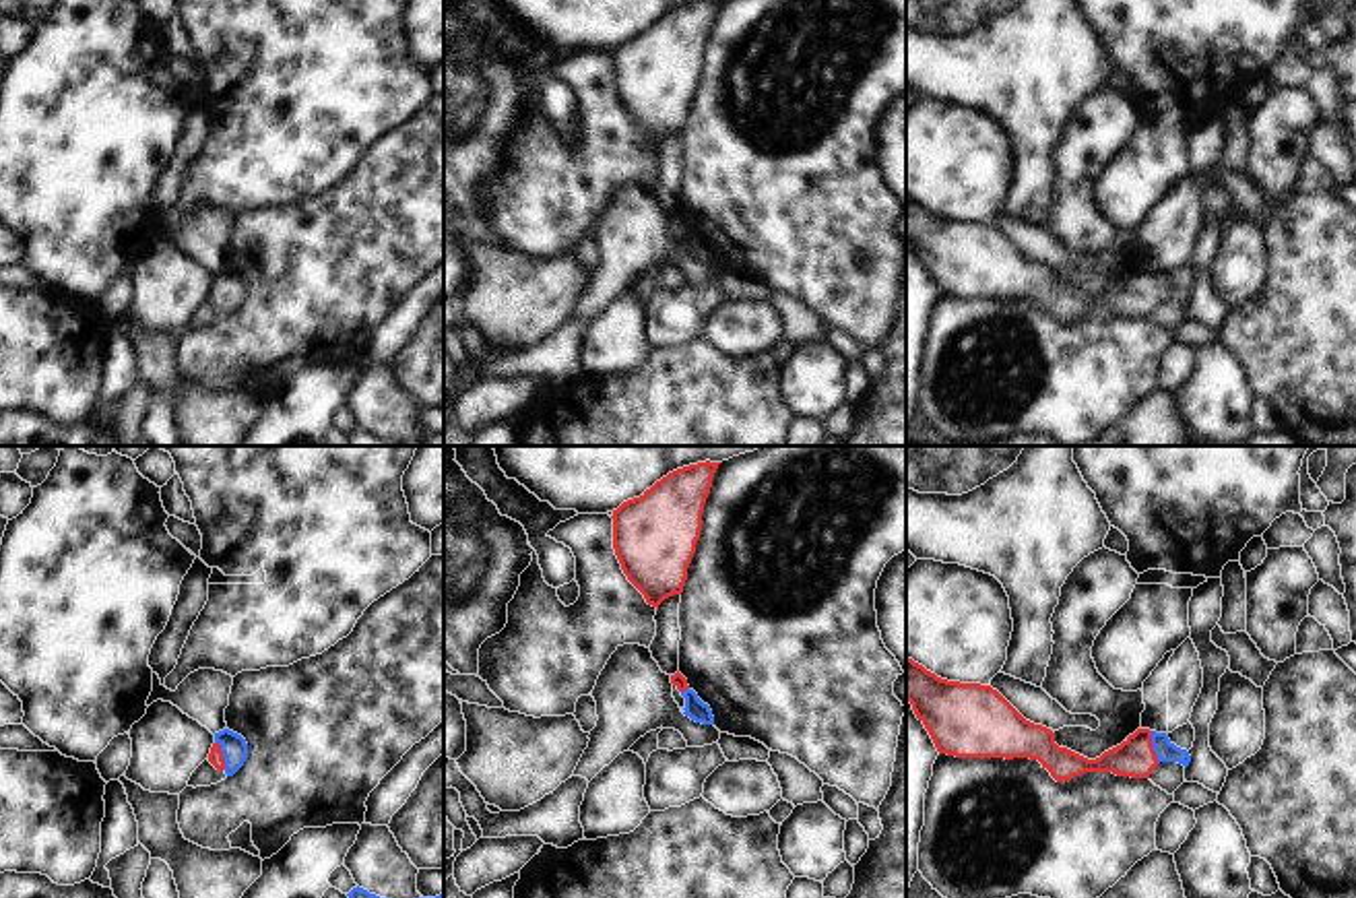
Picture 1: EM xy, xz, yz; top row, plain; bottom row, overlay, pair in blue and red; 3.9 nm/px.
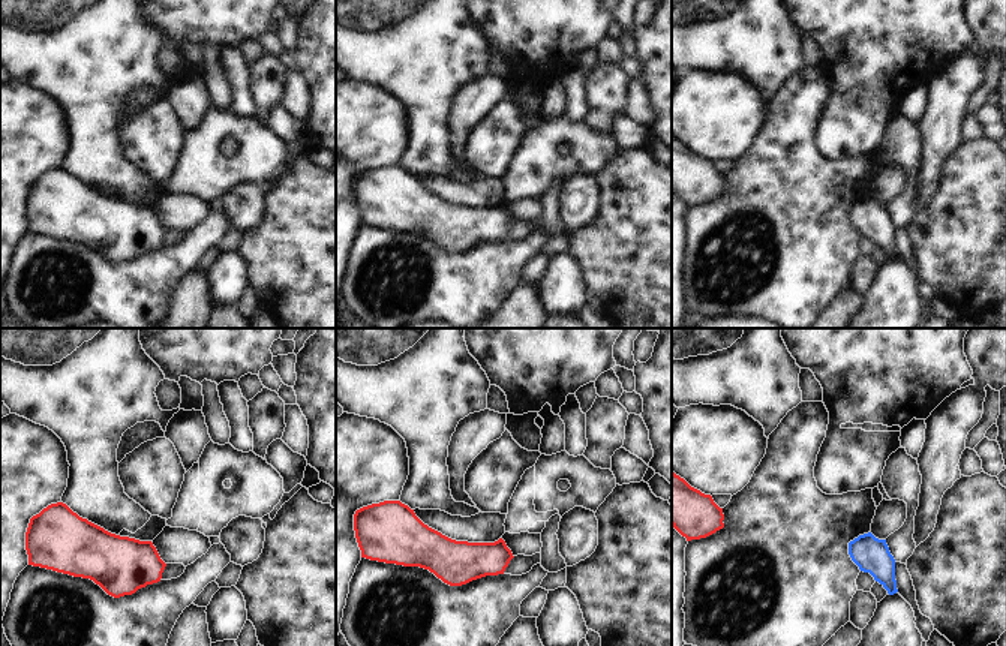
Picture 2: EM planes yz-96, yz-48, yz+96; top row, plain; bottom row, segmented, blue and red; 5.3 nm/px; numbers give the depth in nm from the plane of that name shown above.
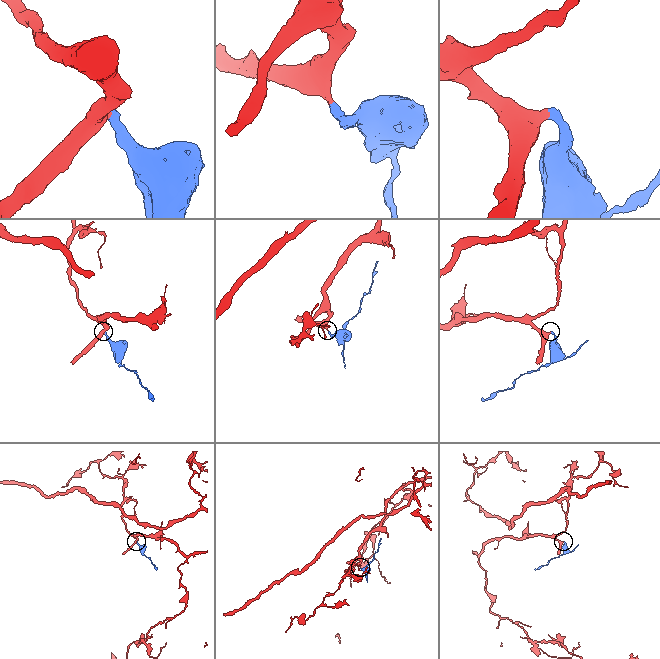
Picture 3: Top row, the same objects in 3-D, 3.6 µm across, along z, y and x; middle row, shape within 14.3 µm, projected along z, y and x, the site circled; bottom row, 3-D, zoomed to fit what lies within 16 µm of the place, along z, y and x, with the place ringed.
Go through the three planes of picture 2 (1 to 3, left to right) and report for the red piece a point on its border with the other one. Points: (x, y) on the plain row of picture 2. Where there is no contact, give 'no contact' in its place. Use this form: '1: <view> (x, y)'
1: no contact
2: no contact
3: no contact

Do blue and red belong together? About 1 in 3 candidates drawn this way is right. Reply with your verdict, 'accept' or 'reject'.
accept

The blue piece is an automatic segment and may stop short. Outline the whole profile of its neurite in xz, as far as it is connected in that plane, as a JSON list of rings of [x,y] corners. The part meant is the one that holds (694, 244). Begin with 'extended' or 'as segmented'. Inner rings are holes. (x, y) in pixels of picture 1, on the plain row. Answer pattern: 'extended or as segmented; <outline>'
extended; [[[677,209],[671,213],[671,221],[681,229],[685,235],[685,254],[702,262],[714,262],[714,254],[708,242],[704,242],[698,231],[687,223],[687,217]]]

